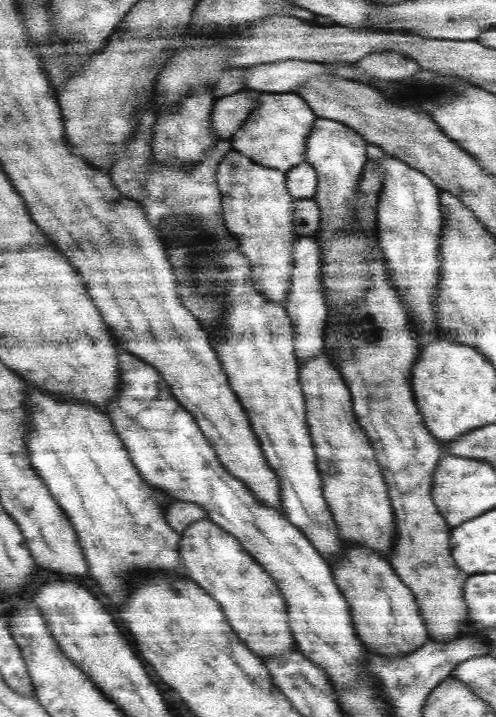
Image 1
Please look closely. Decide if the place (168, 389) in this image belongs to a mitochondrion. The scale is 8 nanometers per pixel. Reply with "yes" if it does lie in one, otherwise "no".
no

